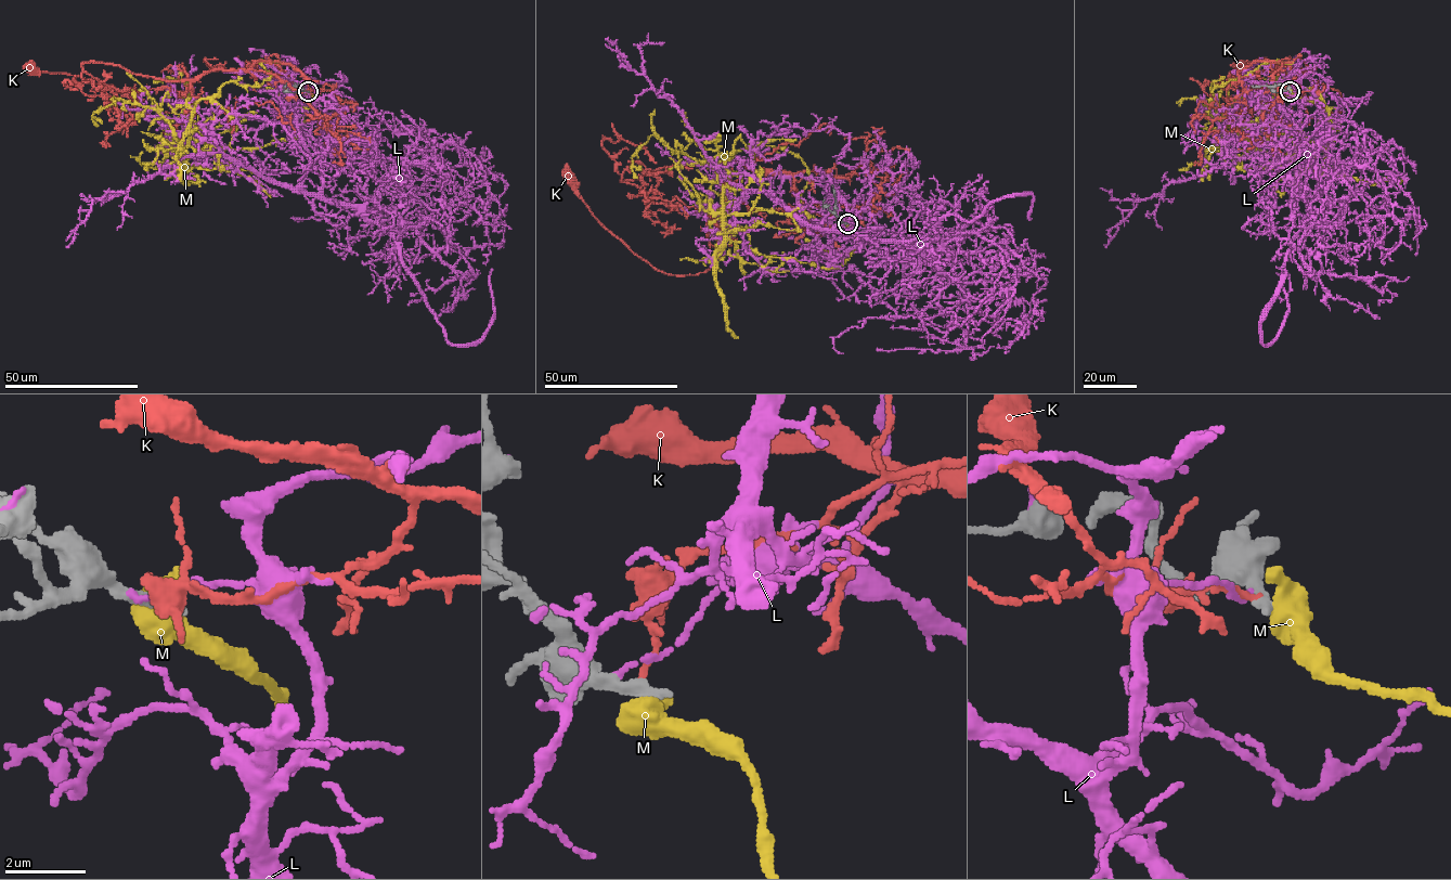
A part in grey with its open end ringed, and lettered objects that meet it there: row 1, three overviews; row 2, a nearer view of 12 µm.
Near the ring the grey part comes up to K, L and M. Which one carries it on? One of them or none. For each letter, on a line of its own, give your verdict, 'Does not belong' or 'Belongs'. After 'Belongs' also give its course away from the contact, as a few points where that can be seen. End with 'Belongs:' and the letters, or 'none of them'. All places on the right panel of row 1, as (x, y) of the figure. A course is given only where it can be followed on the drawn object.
K: Does not belong
L: Does not belong
M: Does not belong
Belongs: none of them

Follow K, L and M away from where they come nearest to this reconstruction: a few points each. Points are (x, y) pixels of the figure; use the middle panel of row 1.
K: (846, 222), (863, 210), (814, 214), (784, 172), (730, 160), (715, 261), (669, 274), (609, 231), (568, 175)
L: (844, 222), (856, 215), (856, 245), (857, 235), (805, 223), (730, 183), (677, 107), (605, 38)
M: (846, 223), (841, 266), (759, 255), (725, 222), (725, 159), (797, 154), (819, 227)

